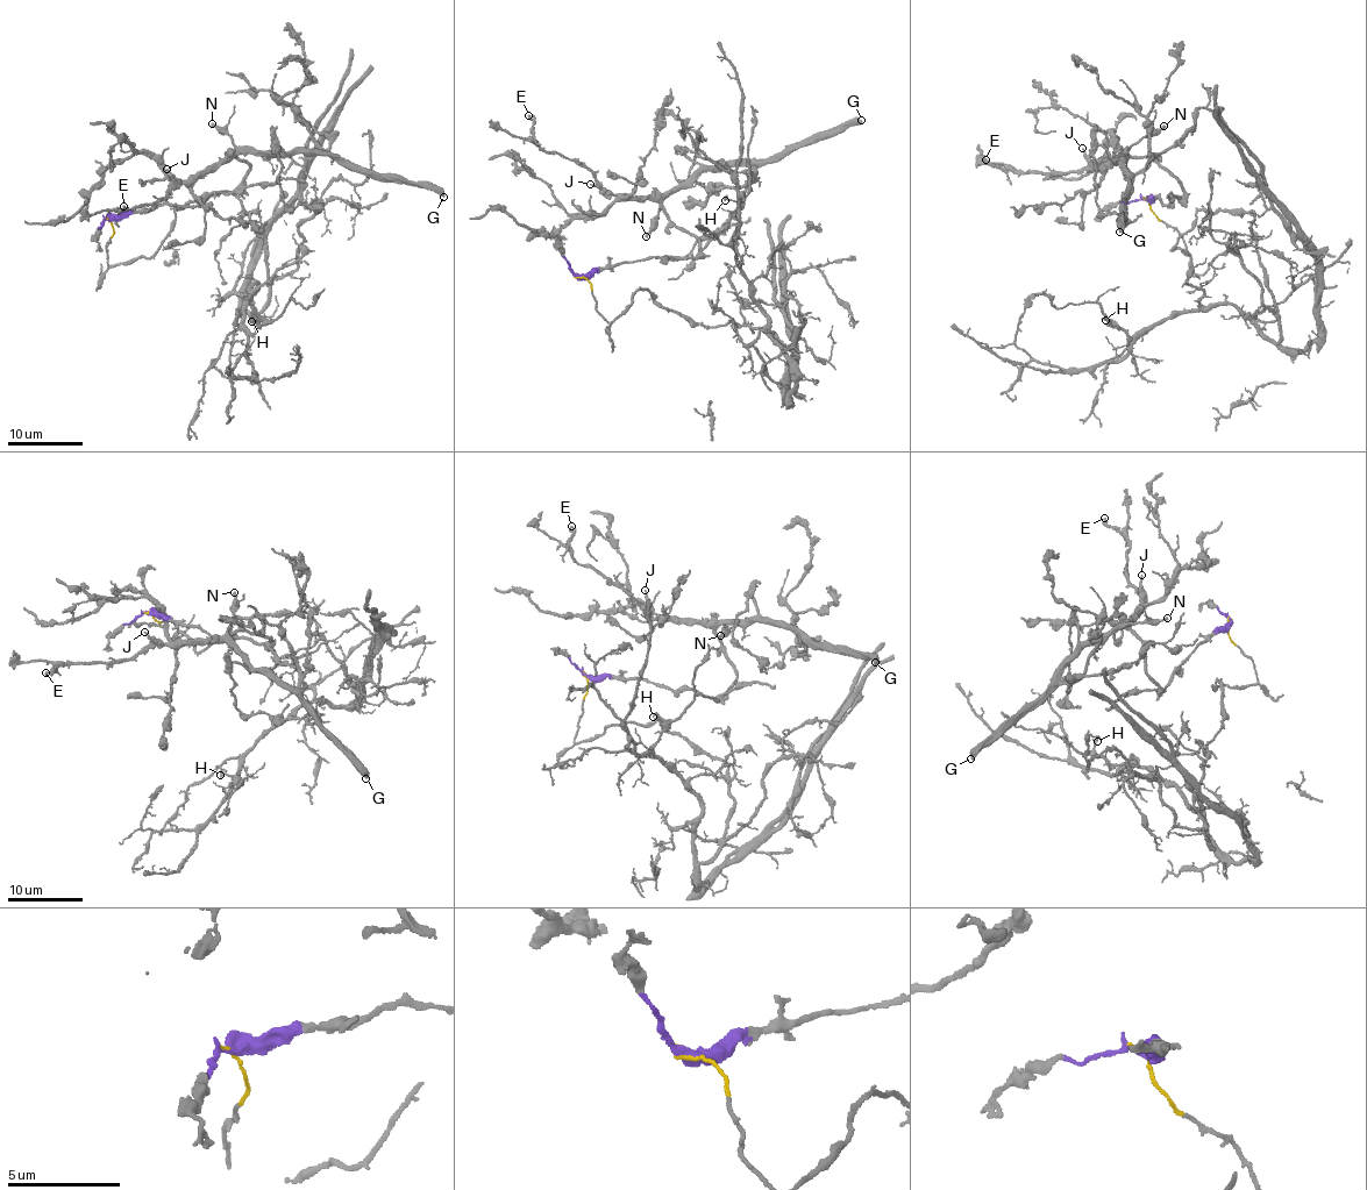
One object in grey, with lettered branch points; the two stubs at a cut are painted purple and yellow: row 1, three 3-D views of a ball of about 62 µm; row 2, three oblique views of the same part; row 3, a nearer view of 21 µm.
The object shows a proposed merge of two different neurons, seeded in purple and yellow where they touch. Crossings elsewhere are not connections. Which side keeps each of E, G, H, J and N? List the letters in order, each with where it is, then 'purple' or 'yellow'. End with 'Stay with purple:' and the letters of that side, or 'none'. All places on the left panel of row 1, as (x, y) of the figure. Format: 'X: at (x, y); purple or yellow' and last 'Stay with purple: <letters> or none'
E: at (123, 206); purple
G: at (443, 197); purple
H: at (251, 321); yellow
J: at (166, 169); purple
N: at (212, 123); purple
Stay with purple: E, G, J, N

